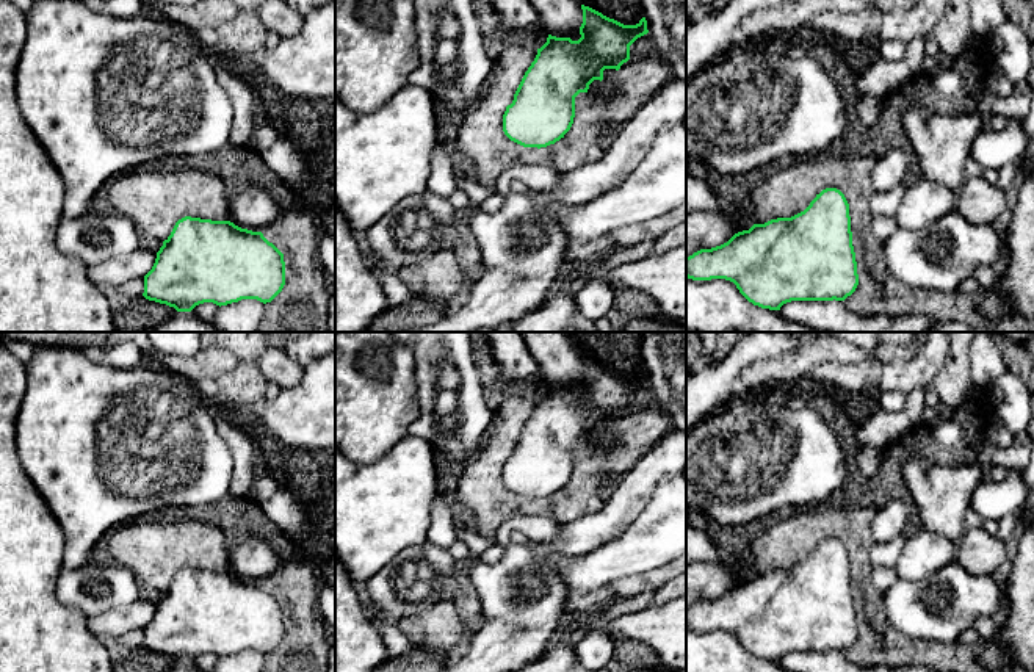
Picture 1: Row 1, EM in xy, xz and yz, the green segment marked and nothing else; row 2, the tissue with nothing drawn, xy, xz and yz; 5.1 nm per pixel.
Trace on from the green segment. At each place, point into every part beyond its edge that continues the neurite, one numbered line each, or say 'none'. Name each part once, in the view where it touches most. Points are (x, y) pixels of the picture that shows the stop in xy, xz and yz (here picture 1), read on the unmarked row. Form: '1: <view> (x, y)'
none

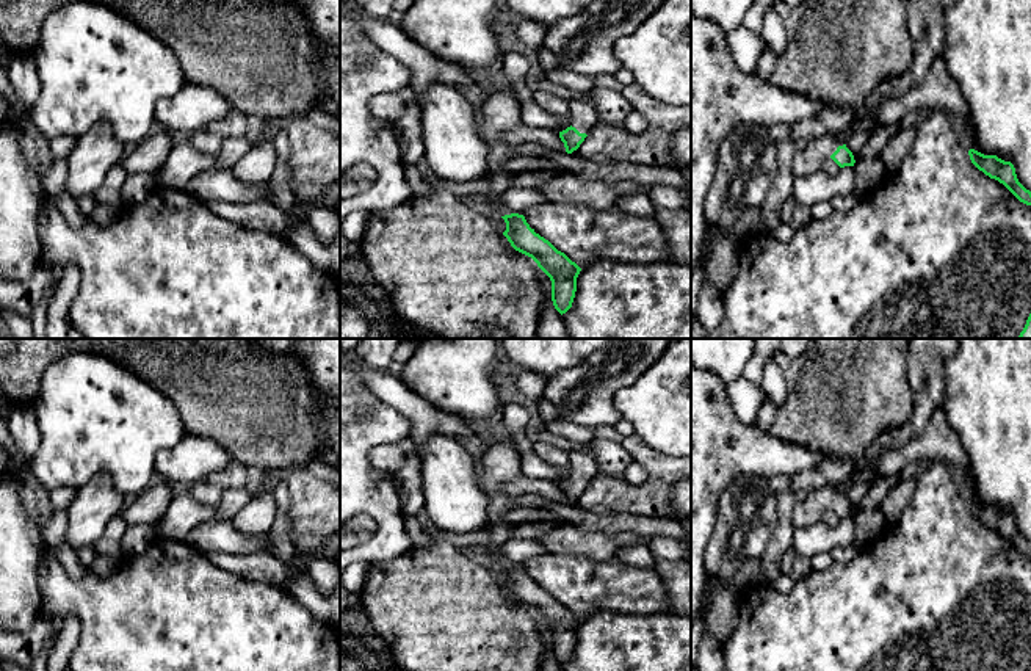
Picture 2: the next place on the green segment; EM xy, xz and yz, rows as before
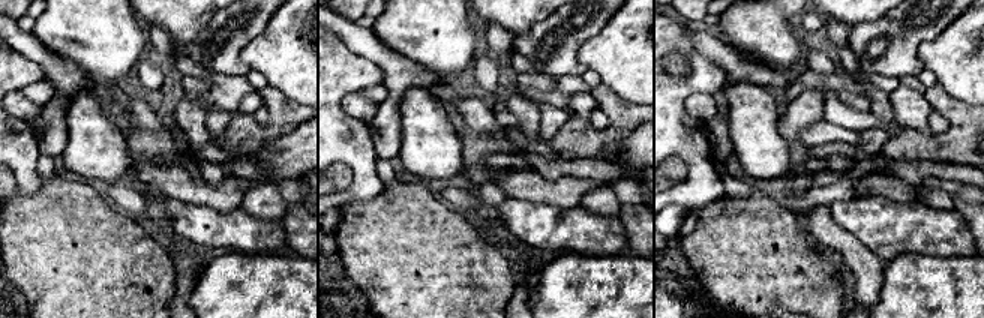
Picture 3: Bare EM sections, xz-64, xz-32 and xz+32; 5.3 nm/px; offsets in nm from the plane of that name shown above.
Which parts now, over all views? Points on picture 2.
1: yz (809, 511)

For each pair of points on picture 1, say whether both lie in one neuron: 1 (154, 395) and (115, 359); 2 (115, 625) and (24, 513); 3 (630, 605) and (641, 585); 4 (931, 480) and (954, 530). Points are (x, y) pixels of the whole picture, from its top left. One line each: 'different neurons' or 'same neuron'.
1: different neurons
2: different neurons
3: different neurons
4: same neuron

